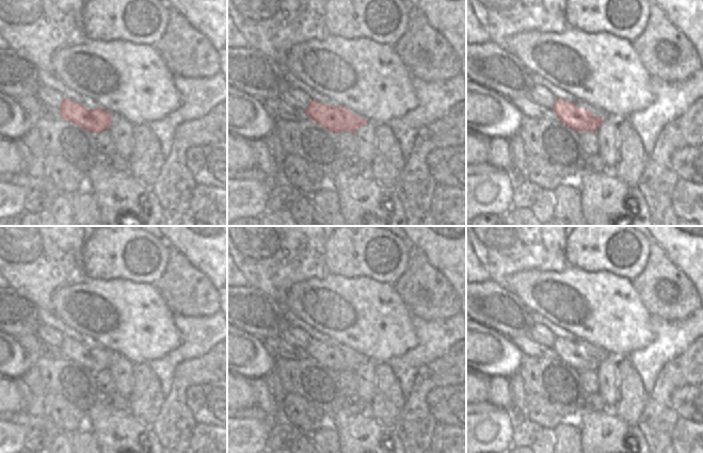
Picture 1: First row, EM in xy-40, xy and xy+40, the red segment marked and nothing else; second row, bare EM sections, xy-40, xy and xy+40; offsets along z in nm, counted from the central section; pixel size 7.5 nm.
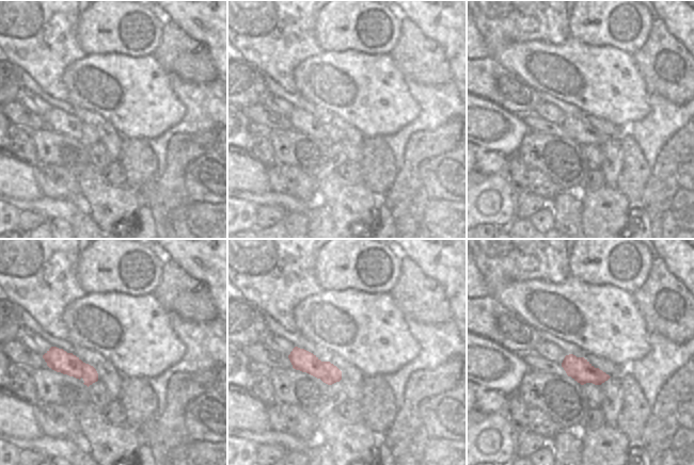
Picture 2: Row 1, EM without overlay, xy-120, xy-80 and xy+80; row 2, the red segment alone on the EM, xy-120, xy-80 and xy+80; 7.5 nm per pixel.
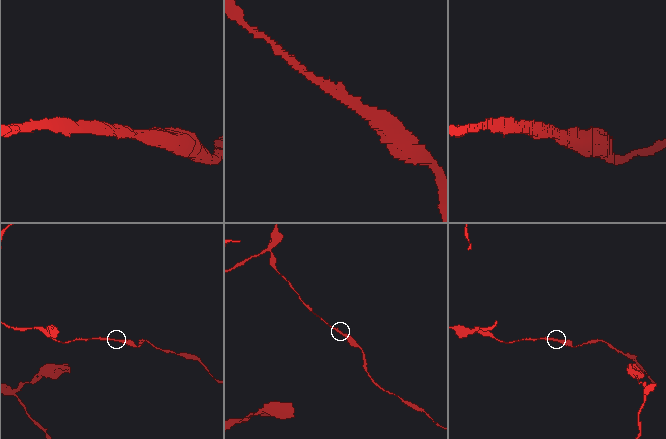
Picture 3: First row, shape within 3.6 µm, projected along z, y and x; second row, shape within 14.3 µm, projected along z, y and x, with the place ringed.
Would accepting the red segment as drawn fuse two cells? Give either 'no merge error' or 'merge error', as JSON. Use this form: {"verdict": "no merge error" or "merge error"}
{"verdict": "no merge error"}

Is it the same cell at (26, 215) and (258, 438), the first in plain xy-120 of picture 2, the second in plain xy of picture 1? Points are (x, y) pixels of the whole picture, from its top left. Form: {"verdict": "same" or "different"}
{"verdict": "different"}

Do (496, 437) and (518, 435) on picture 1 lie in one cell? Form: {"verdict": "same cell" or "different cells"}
{"verdict": "different cells"}

